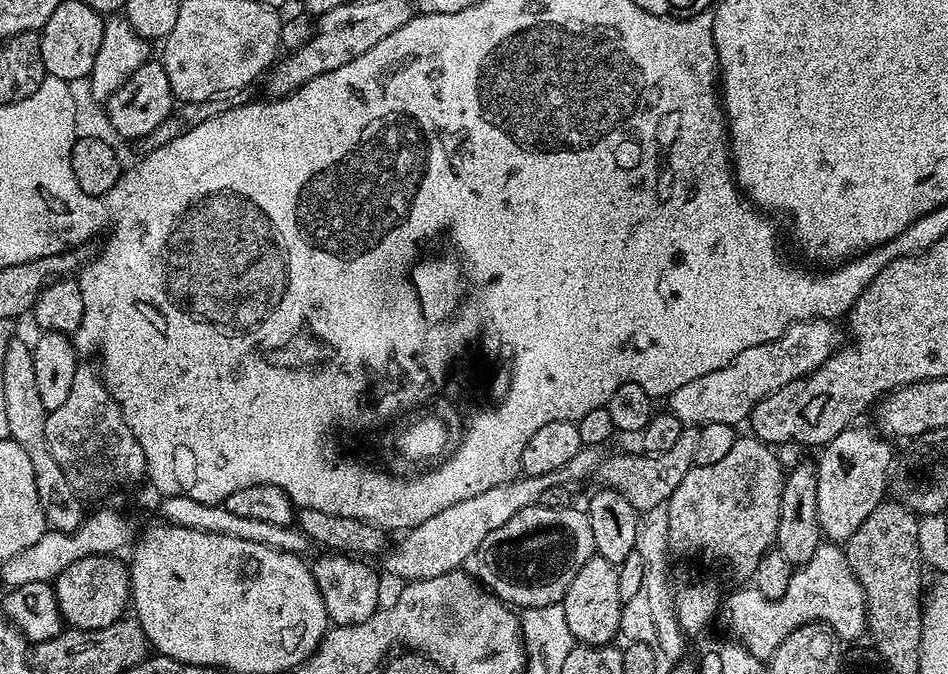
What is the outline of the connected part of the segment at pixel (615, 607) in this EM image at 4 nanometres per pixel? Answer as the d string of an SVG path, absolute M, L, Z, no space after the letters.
M591 556L578 570L570 590L566 590L562 601L570 632L581 644L611 644L620 632L620 610L622 601L618 594L618 567L606 562L601 556Z

